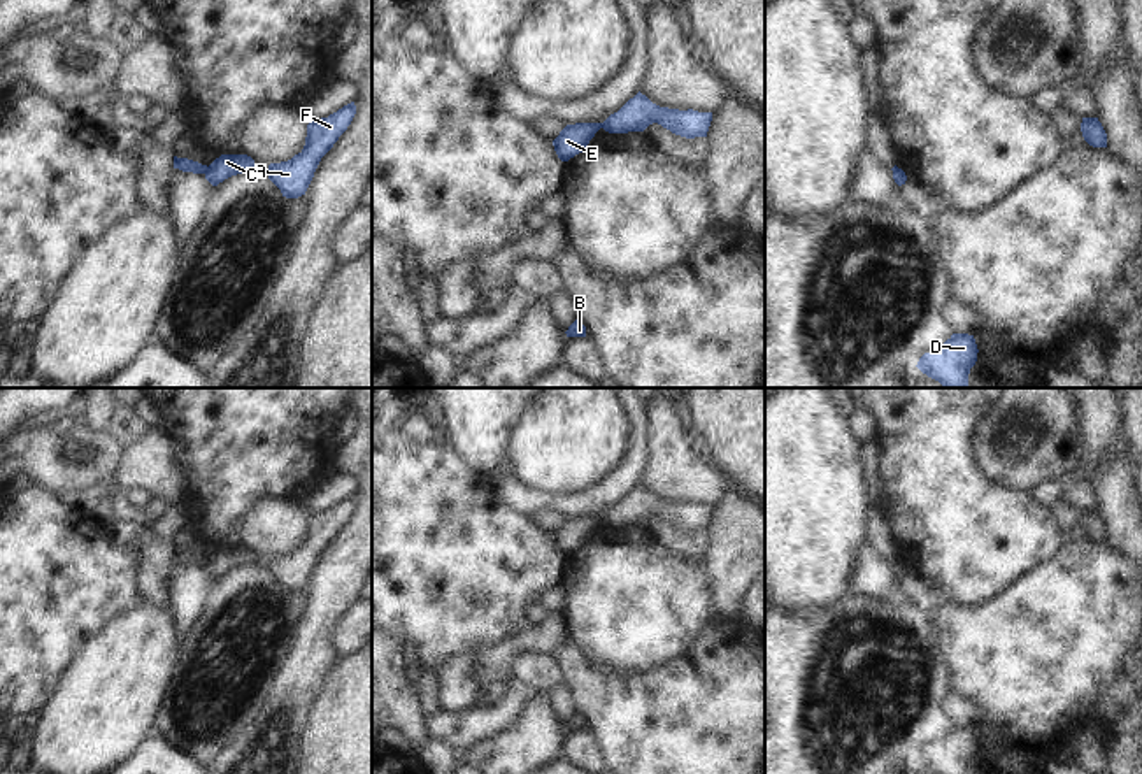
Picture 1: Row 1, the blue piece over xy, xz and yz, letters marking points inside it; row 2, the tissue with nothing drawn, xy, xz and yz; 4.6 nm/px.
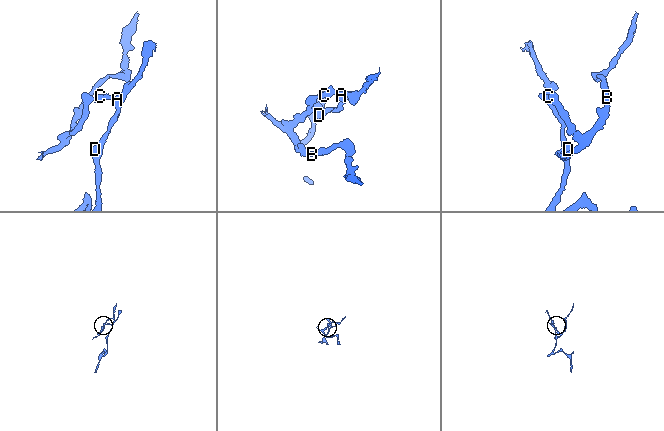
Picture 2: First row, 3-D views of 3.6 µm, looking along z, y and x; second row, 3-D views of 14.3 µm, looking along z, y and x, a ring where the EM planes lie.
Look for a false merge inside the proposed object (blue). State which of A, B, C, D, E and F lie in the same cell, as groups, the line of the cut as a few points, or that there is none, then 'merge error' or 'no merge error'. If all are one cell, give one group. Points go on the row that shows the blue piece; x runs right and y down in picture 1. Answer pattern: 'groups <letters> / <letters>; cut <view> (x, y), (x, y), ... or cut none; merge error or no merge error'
groups A C D F / B E; cut xy (207, 167), (204, 172); merge error

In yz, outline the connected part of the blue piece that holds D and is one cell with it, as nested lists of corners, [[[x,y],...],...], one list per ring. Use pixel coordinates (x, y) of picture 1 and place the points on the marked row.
[[[953,333],[940,348],[924,353],[916,367],[944,388],[968,388],[968,374],[977,353],[974,335]]]

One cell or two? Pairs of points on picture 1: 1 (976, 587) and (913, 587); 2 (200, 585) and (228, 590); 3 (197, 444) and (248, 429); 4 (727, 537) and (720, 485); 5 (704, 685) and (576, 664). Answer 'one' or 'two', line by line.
1: two
2: two
3: one
4: two
5: one

